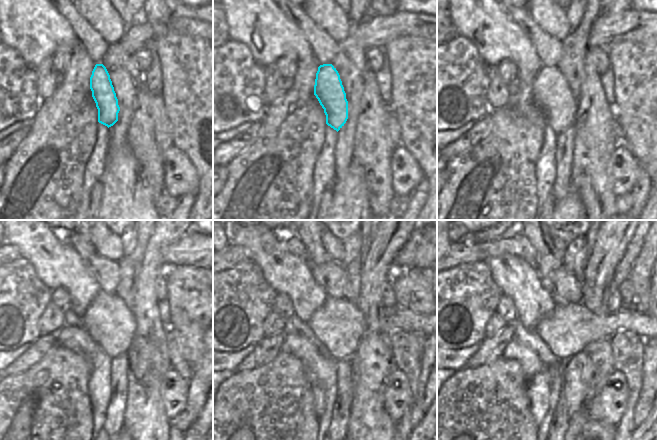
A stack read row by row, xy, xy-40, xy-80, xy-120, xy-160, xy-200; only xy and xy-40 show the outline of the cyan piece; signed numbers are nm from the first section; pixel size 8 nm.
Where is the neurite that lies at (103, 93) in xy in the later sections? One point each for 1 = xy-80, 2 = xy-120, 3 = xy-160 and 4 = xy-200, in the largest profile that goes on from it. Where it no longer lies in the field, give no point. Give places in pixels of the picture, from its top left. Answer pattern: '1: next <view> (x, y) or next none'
1: next xy-80 (551, 92)
2: next xy-120 (110, 323)
3: next xy-160 (339, 324)
4: next xy-200 (568, 329)

